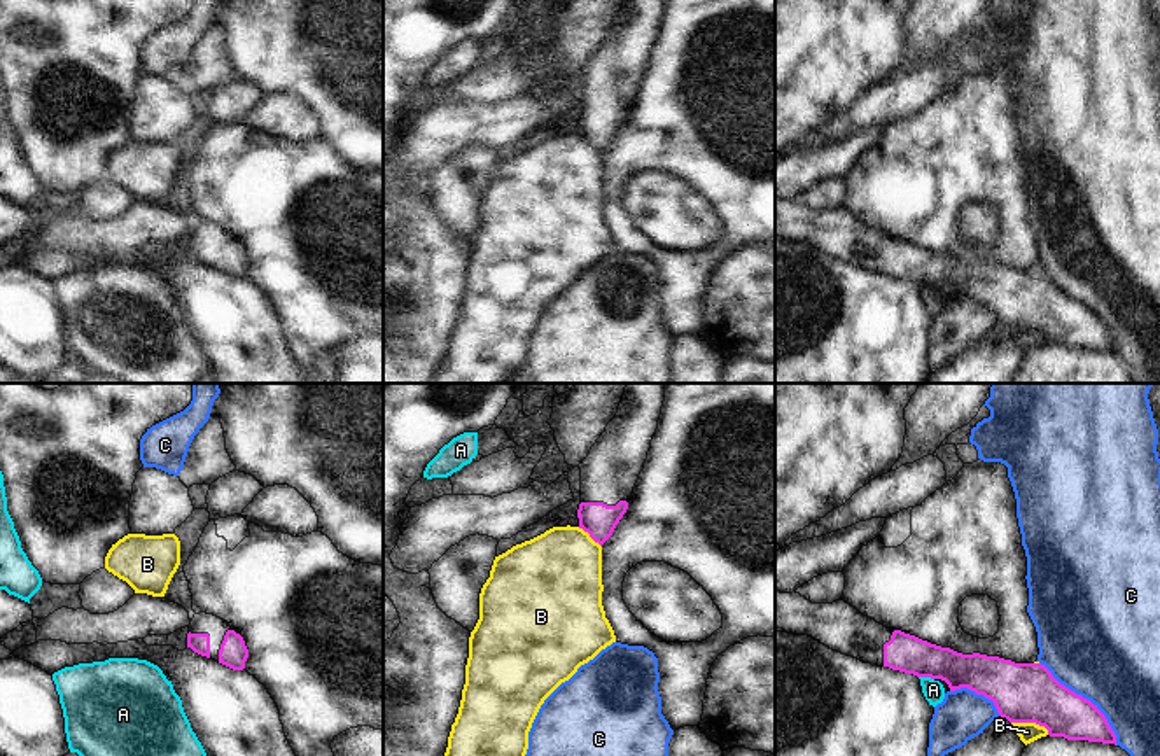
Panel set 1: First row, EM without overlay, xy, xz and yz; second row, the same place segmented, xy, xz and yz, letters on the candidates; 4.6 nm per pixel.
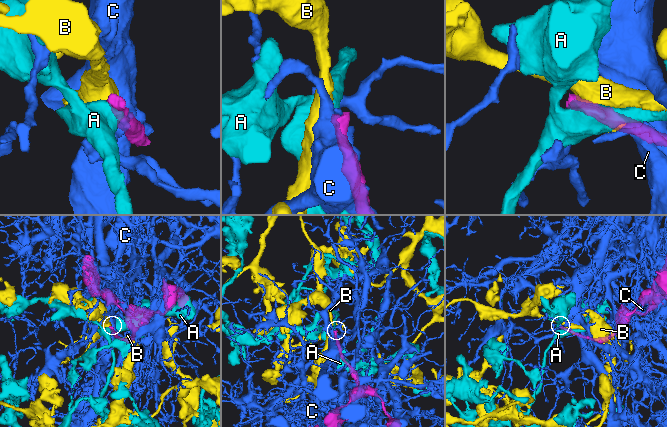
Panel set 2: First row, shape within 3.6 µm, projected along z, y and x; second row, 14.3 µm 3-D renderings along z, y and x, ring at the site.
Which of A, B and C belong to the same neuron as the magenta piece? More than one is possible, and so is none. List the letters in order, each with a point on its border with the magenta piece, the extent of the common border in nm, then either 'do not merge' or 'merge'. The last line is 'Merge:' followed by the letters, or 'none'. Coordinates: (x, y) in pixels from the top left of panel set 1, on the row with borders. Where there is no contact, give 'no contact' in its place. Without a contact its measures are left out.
A: meets magenta in yz at (926, 676); contact 70 nm long; do not merge
B: meets magenta in yz at (1031, 721); contact 190 nm long; do not merge
C: meets magenta in yz at (1085, 699); contact 500 nm long; do not merge
Merge: none

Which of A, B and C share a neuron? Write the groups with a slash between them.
A / B / C

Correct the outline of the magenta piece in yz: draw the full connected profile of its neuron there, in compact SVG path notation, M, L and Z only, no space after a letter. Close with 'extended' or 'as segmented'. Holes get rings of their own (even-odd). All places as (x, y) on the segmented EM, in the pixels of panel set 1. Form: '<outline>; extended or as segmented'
M775 592L775 632L808 635L829 649L864 663L889 667L917 677L941 679L948 684L950 691L968 688L992 700L999 716L1010 723L1036 723L1045 726L1050 737L1116 746L1116 735L1097 705L1060 684L1041 663L1015 663L980 653L962 654L901 630L887 628L863 616L845 600L812 604L796 592Z; extended

